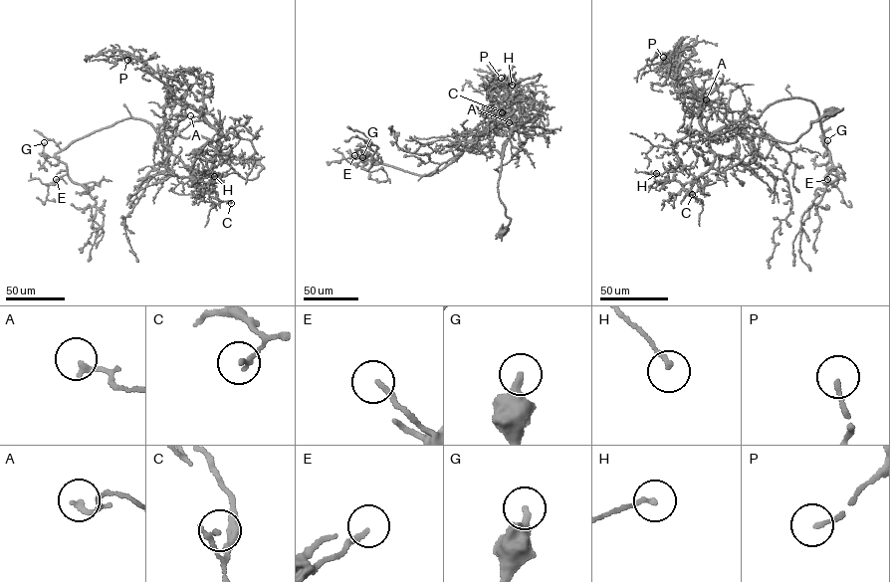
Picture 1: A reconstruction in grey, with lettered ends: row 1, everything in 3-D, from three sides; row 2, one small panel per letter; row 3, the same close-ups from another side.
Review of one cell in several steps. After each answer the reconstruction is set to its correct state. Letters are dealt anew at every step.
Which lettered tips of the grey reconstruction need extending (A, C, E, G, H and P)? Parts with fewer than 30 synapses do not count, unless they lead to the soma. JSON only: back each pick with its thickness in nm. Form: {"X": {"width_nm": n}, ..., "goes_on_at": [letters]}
{"goes_on_at": []}

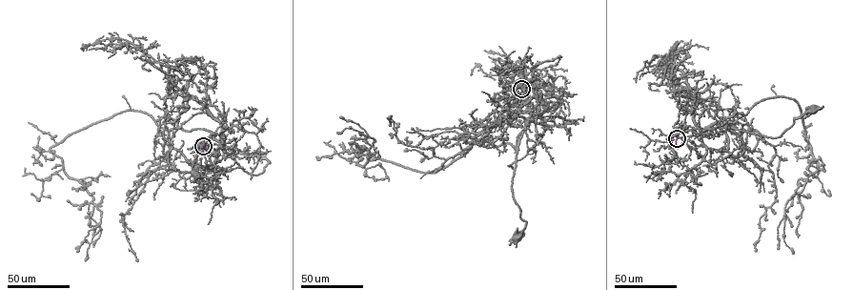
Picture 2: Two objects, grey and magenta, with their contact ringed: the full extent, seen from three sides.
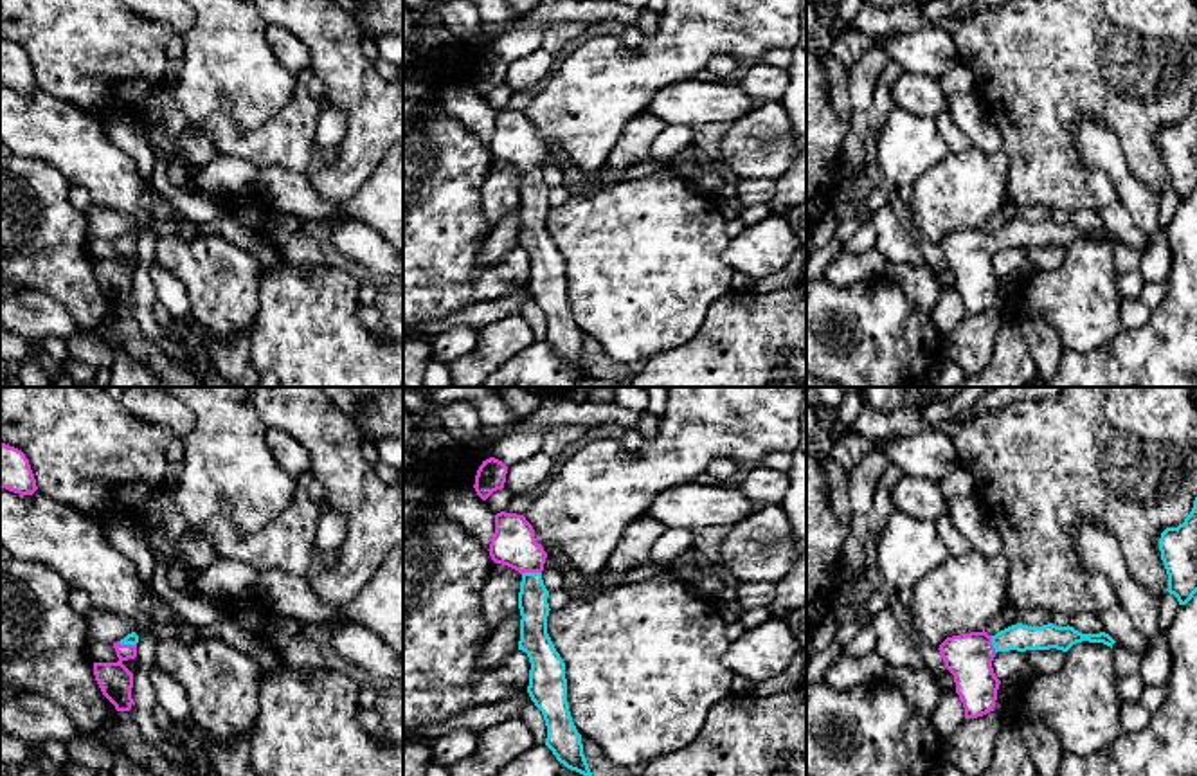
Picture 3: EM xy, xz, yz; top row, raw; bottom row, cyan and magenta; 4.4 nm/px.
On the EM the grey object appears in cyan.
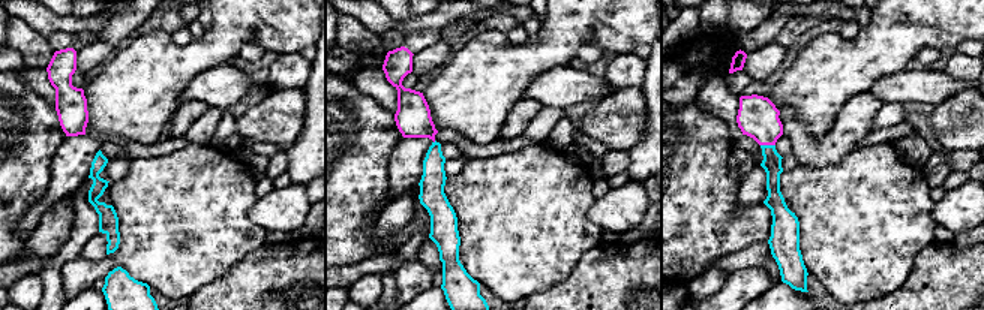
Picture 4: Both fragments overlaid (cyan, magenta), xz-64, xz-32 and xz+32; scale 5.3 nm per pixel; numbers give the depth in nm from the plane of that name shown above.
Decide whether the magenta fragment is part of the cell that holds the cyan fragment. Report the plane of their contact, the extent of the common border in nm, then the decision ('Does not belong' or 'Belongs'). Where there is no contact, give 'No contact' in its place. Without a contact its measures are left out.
Touches cyan in xz. Shared border 90 nm. Belongs

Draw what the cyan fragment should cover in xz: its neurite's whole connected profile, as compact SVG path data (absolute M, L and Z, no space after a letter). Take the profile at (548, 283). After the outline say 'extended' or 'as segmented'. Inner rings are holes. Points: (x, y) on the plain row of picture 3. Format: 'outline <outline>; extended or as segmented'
outline M506 108L495 112L495 130L488 148L495 160L508 162L522 171L518 247L526 248L531 259L527 290L544 311L545 342L567 365L594 378L583 351L581 331L569 308L565 259L547 230L551 205L547 200L549 187L542 176L547 149L536 139L535 126L526 113Z; extended

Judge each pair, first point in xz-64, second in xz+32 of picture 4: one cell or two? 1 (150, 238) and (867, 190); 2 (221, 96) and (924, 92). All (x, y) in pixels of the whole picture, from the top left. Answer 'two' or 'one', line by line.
1: one
2: one

